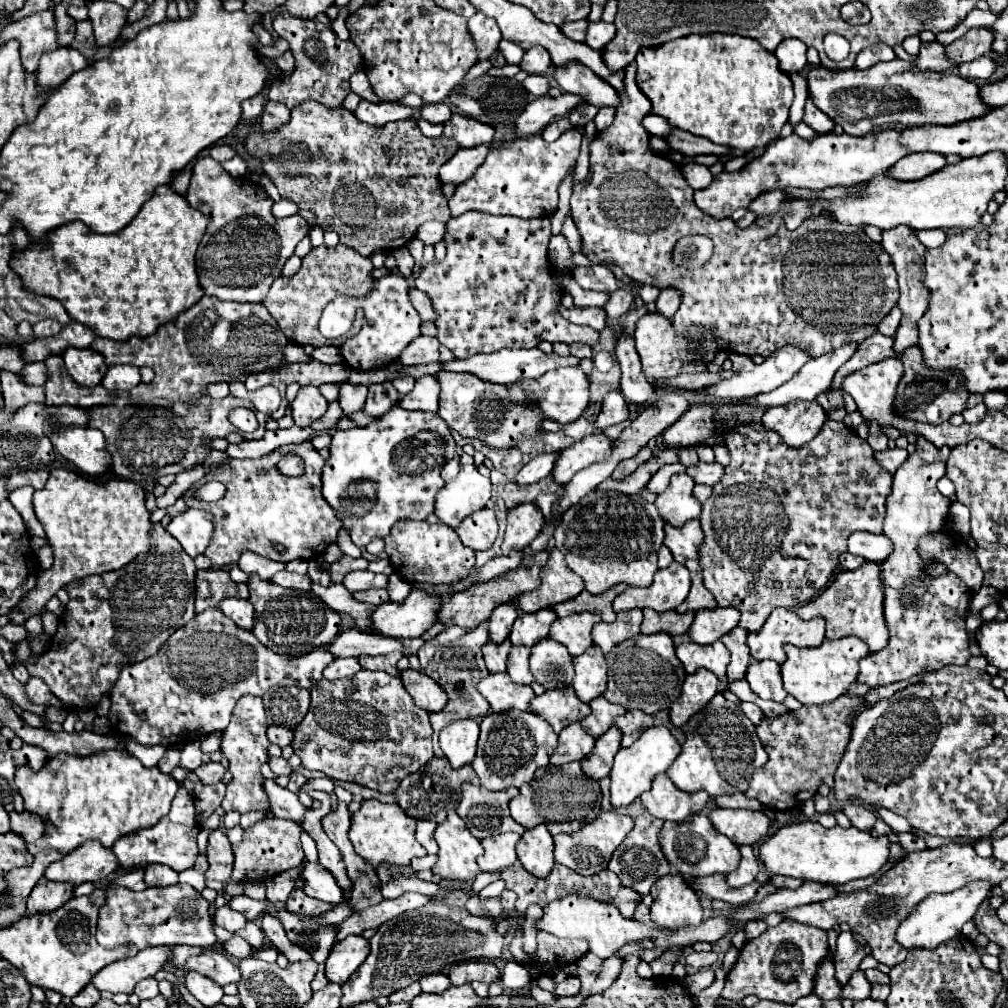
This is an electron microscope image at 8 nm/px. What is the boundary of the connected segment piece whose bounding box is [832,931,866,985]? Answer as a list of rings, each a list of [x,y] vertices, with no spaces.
[[[840,933],[838,935],[838,945],[836,945],[836,953],[834,953],[834,967],[836,967],[836,981],[840,985],[846,985],[848,979],[852,977],[852,973],[858,971],[860,961],[866,957],[864,949],[854,941],[854,935],[848,933]]]

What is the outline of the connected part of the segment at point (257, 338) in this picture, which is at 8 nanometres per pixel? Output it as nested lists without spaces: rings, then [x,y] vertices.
[[[204,295],[194,307],[180,313],[172,323],[166,323],[146,339],[130,339],[122,345],[112,339],[96,337],[90,345],[98,351],[106,365],[146,365],[154,369],[154,381],[150,385],[138,385],[130,391],[130,405],[144,405],[152,399],[166,399],[168,403],[180,401],[194,405],[200,393],[210,383],[232,383],[244,381],[250,373],[260,373],[262,369],[276,369],[282,365],[282,351],[288,345],[286,335],[266,311],[264,305],[220,301],[212,295]]]

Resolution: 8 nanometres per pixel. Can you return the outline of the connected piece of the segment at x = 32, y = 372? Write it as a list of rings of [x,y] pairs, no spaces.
[[[28,363],[18,371],[18,377],[26,385],[44,385],[46,383],[46,365],[44,363]]]

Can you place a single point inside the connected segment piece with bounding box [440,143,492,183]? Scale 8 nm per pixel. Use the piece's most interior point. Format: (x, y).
(463, 165)

